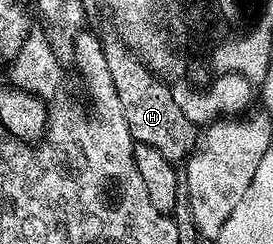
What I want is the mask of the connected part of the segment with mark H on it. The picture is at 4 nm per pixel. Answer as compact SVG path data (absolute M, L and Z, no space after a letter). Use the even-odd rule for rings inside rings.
M118 35L104 37L103 51L109 67L109 74L117 89L117 98L121 103L125 122L130 136L137 144L145 143L156 148L170 162L179 164L192 153L197 143L197 126L177 108L170 87L140 60Z

